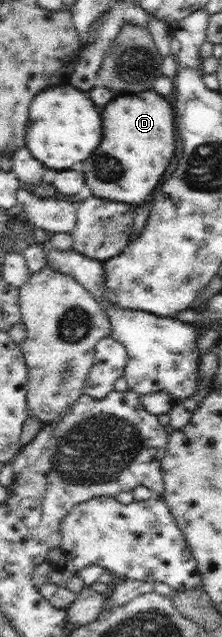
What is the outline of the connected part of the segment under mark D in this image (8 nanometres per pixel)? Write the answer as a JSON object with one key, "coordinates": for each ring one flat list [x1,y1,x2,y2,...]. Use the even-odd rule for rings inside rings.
{"coordinates":[[154,90,127,95,111,101,105,105,103,113,103,141,93,151,89,159,83,161,85,167,86,185,91,187,92,195,103,199,111,199,123,204,141,205,150,201,151,191,159,185,167,165,175,155,175,118,174,108,166,98,158,95]]}

